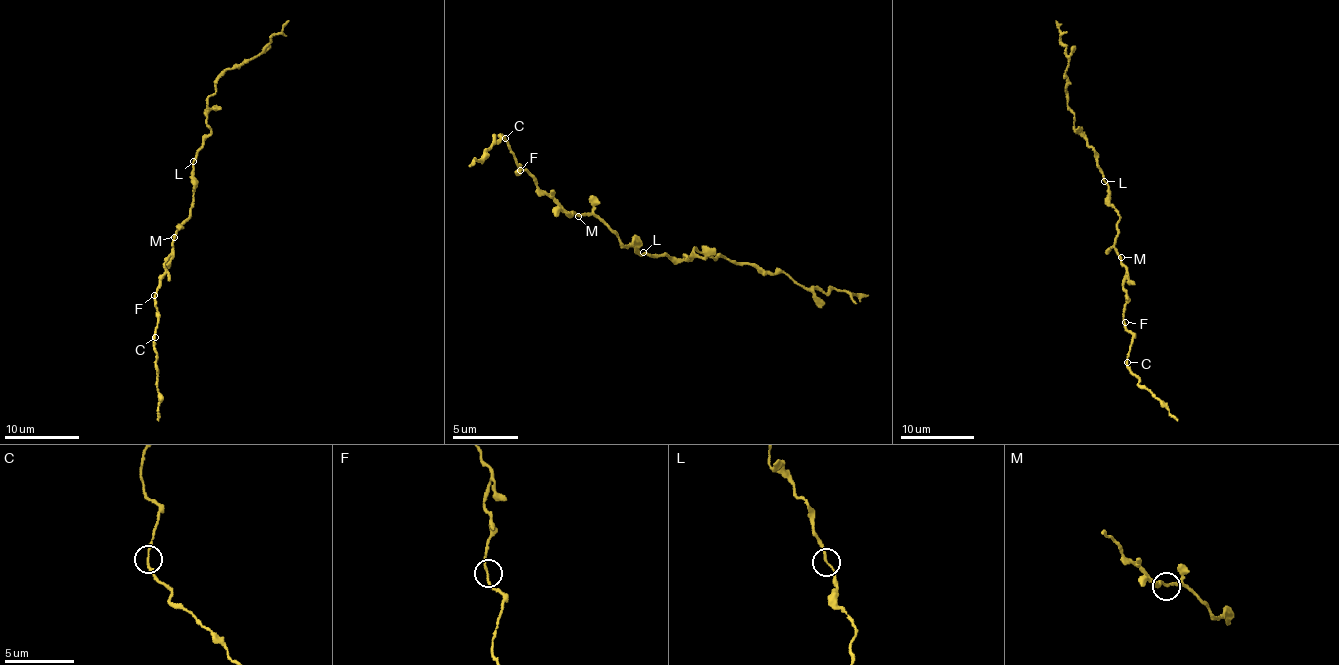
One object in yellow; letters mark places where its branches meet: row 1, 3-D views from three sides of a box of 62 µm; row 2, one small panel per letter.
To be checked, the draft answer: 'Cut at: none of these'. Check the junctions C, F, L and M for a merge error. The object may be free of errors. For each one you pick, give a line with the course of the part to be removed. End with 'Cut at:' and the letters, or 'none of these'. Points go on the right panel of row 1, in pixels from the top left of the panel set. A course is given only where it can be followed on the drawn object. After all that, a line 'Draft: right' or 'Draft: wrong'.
Cut at: none of these
Draft: right

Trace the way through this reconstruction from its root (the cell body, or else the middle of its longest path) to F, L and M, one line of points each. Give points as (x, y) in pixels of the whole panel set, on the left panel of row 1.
F: (190, 211), (188, 221), (182, 224), (174, 239), (171, 256), (165, 263), (163, 276), (154, 295)
L: (190, 211), (193, 161)
M: (190, 211), (188, 221), (182, 224), (174, 237)

